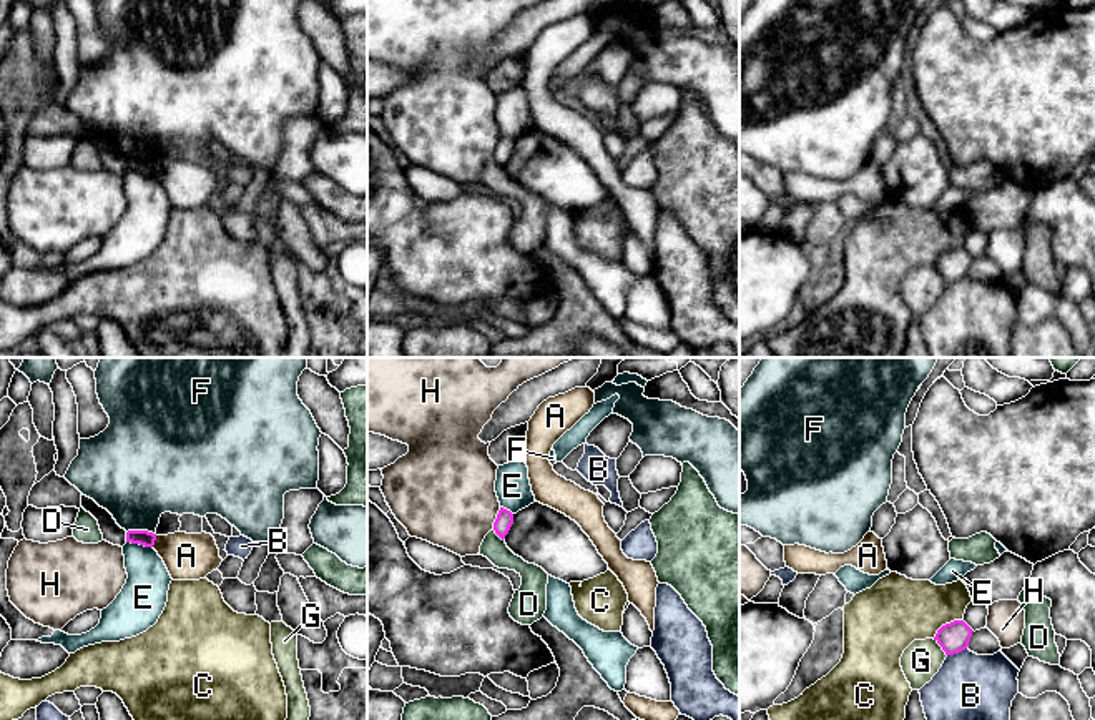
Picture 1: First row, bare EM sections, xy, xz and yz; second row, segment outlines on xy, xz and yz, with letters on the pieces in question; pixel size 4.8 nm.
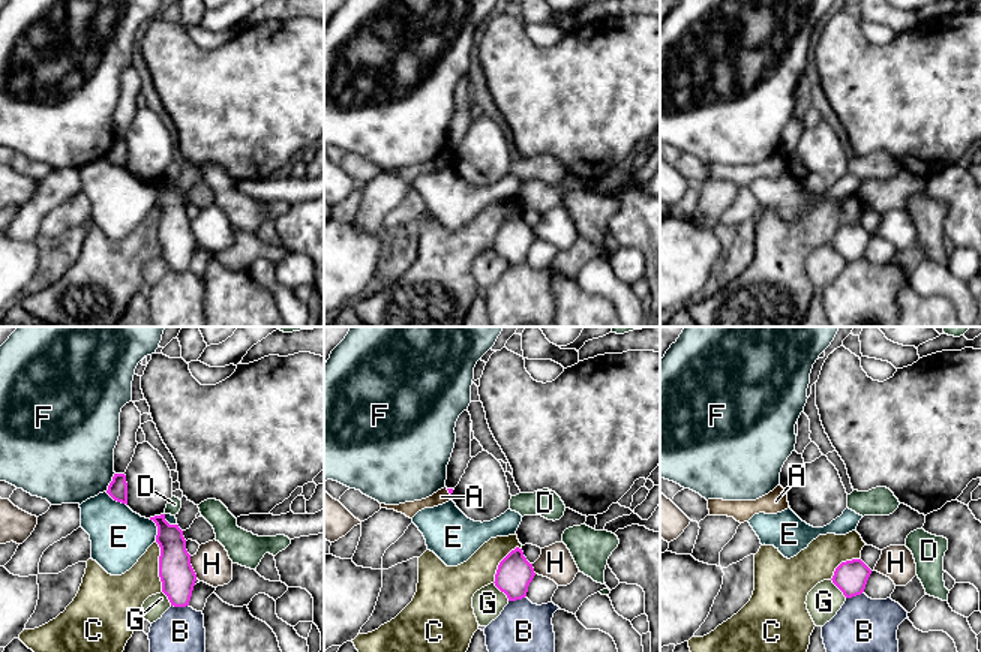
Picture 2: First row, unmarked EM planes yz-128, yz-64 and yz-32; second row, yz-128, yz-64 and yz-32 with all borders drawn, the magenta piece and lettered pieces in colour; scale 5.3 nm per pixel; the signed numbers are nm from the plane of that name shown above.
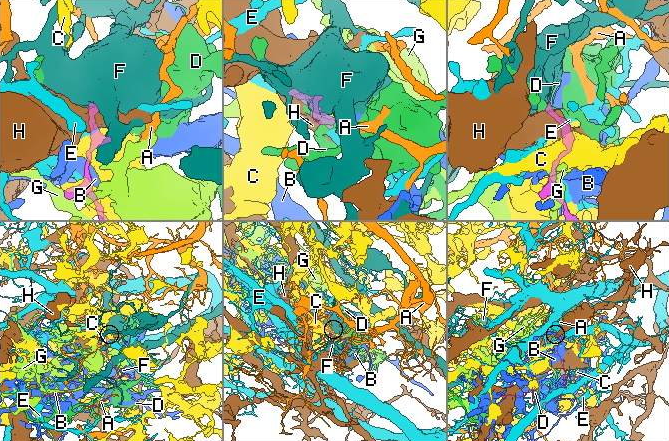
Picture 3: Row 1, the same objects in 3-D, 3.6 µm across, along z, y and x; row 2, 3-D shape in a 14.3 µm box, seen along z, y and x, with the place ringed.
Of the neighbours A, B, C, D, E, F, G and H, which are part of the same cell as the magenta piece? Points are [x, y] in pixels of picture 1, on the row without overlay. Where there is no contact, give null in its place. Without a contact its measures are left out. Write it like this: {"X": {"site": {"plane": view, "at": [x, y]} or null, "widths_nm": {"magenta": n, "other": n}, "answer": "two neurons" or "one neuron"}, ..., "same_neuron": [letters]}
{"A": {"site": {"plane": "xy", "at": [155, 167]}, "widths_nm": {"magenta": 80, "other": 220}, "answer": "two neurons"}, "B": {"site": {"plane": "yz", "at": [956, 280]}, "widths_nm": {"magenta": 150, "other": 420}, "answer": "two neurons"}, "C": {"site": {"plane": "yz", "at": [946, 251]}, "widths_nm": {"magenta": 150, "other": 340}, "answer": "two neurons"}, "D": {"site": {"plane": "xz", "at": [497, 162]}, "widths_nm": {"magenta": 90, "other": 120}, "answer": "two neurons"}, "E": {"site": {"plane": "xy", "at": [140, 172]}, "widths_nm": {"magenta": 80, "other": 220}, "answer": "two neurons"}, "F": {"site": {"plane": "xy", "at": [142, 158]}, "widths_nm": {"magenta": 80, "other": 420}, "answer": "two neurons"}, "G": {"site": {"plane": "yz", "at": [941, 273]}, "widths_nm": {"magenta": 150, "other": 190}, "answer": "two neurons"}, "H": {"site": {"plane": "xz", "at": [497, 145]}, "widths_nm": {"magenta": 90, "other": 460}, "answer": "two neurons"}, "same_neuron": []}

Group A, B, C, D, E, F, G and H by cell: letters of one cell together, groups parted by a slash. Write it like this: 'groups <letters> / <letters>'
groups A / B / C / D / E / F / G / H

